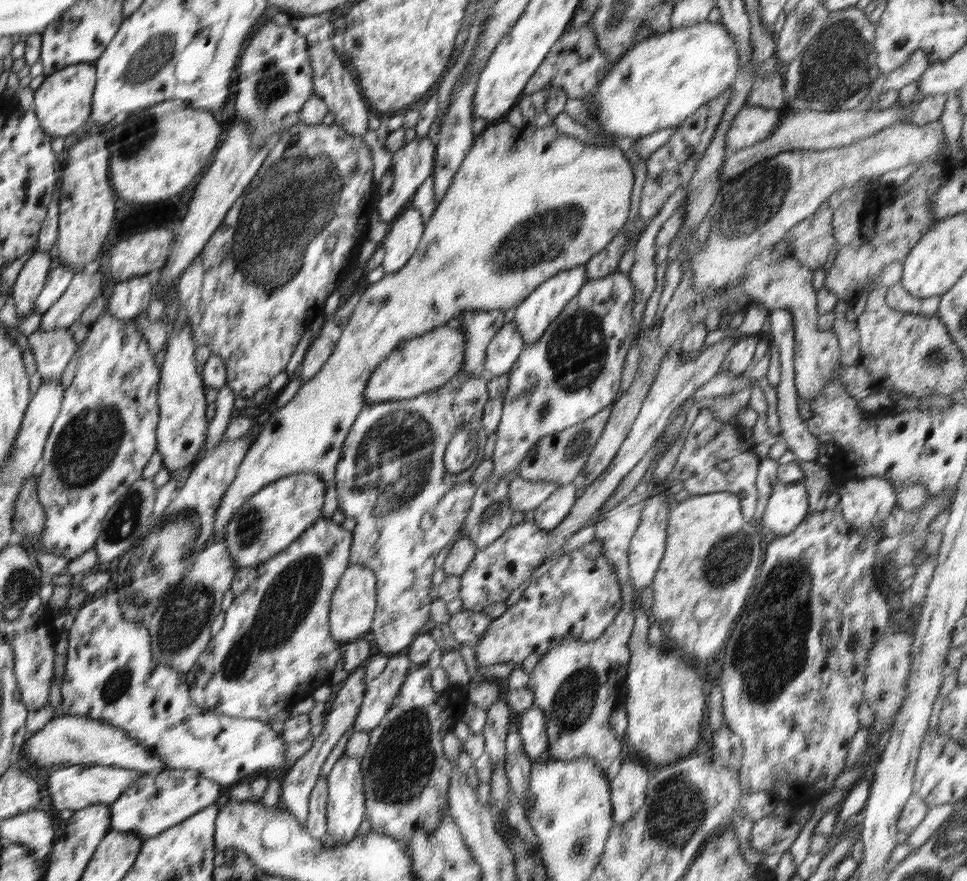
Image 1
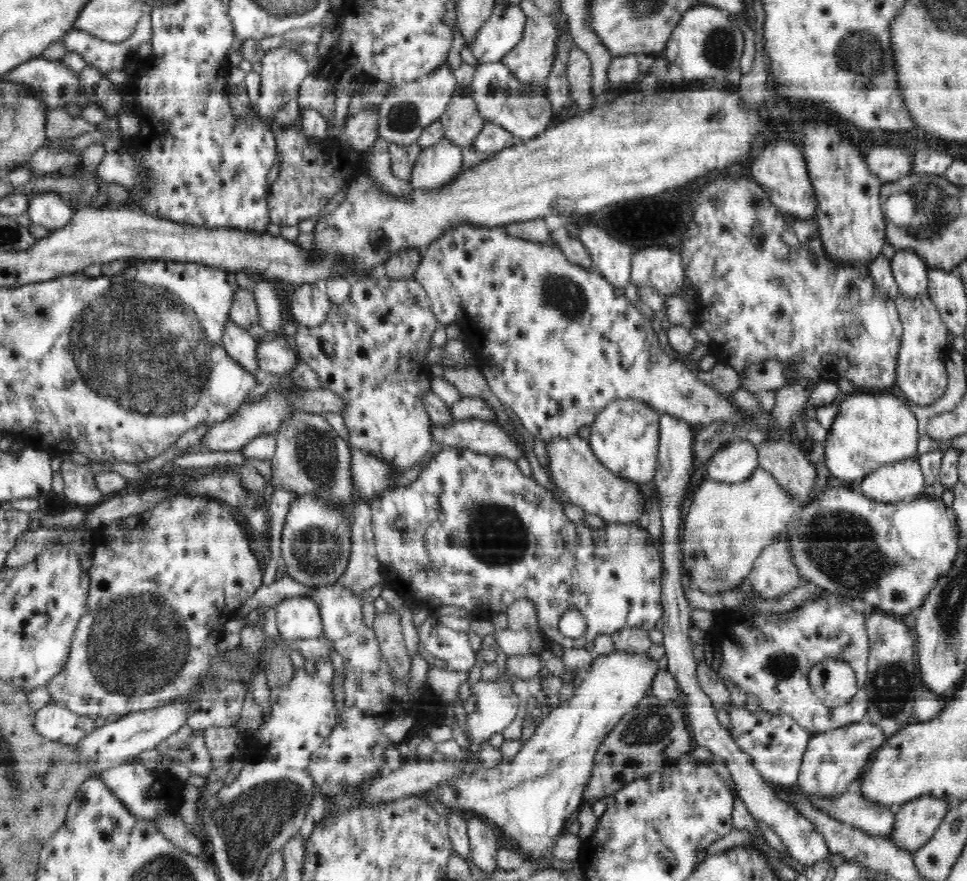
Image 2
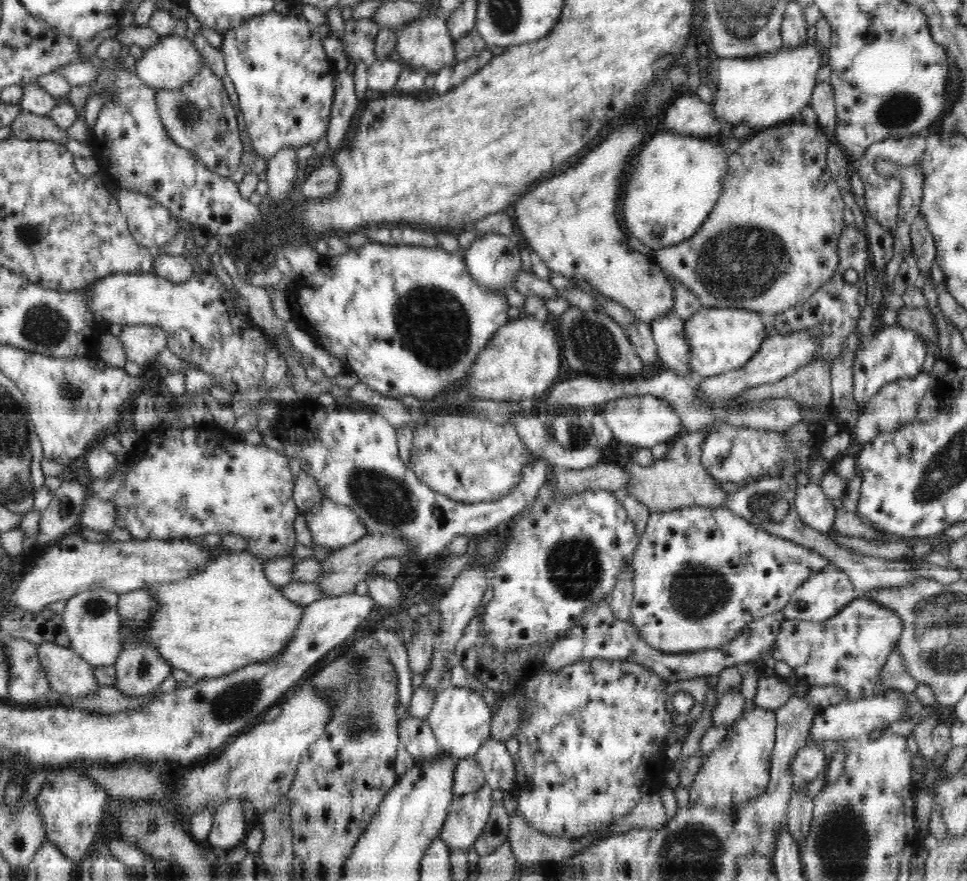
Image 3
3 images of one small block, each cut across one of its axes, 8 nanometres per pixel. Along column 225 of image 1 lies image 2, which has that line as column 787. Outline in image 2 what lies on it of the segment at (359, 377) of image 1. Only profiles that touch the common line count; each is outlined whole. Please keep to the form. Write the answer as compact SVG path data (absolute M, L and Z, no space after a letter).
M760 467L738 484L716 482L704 476L684 516L679 536L683 572L689 576L691 586L704 595L715 596L742 585L749 579L760 552L786 530L798 506L797 500Z

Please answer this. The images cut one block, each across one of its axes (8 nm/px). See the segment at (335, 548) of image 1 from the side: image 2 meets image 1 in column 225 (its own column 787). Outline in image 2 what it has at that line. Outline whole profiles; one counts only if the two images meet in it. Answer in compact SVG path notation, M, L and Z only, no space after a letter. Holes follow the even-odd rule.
M749 579L744 580L744 583L737 586L736 589L727 592L744 594L747 596L747 600L751 600L751 604L747 604L744 611L742 611L742 608L738 608L736 611L715 612L714 615L717 618L714 622L715 626L707 633L707 638L710 638L710 640L720 641L723 663L716 673L718 673L722 683L732 682L746 694L758 696L761 710L776 715L788 715L801 728L812 734L826 733L853 723L862 722L866 710L868 710L865 684L867 681L867 661L871 650L867 629L865 628L865 613L857 609L849 599L844 599L844 597L826 591L821 598L812 600L808 604L804 603L802 607L795 611L789 611L782 615L750 614L748 613L748 606L752 606L754 600L762 600L762 597L758 597L758 593L754 593ZM828 658L830 660L846 660L846 664L850 664L856 674L858 692L845 705L826 706L808 686L808 676L814 664L824 662Z

